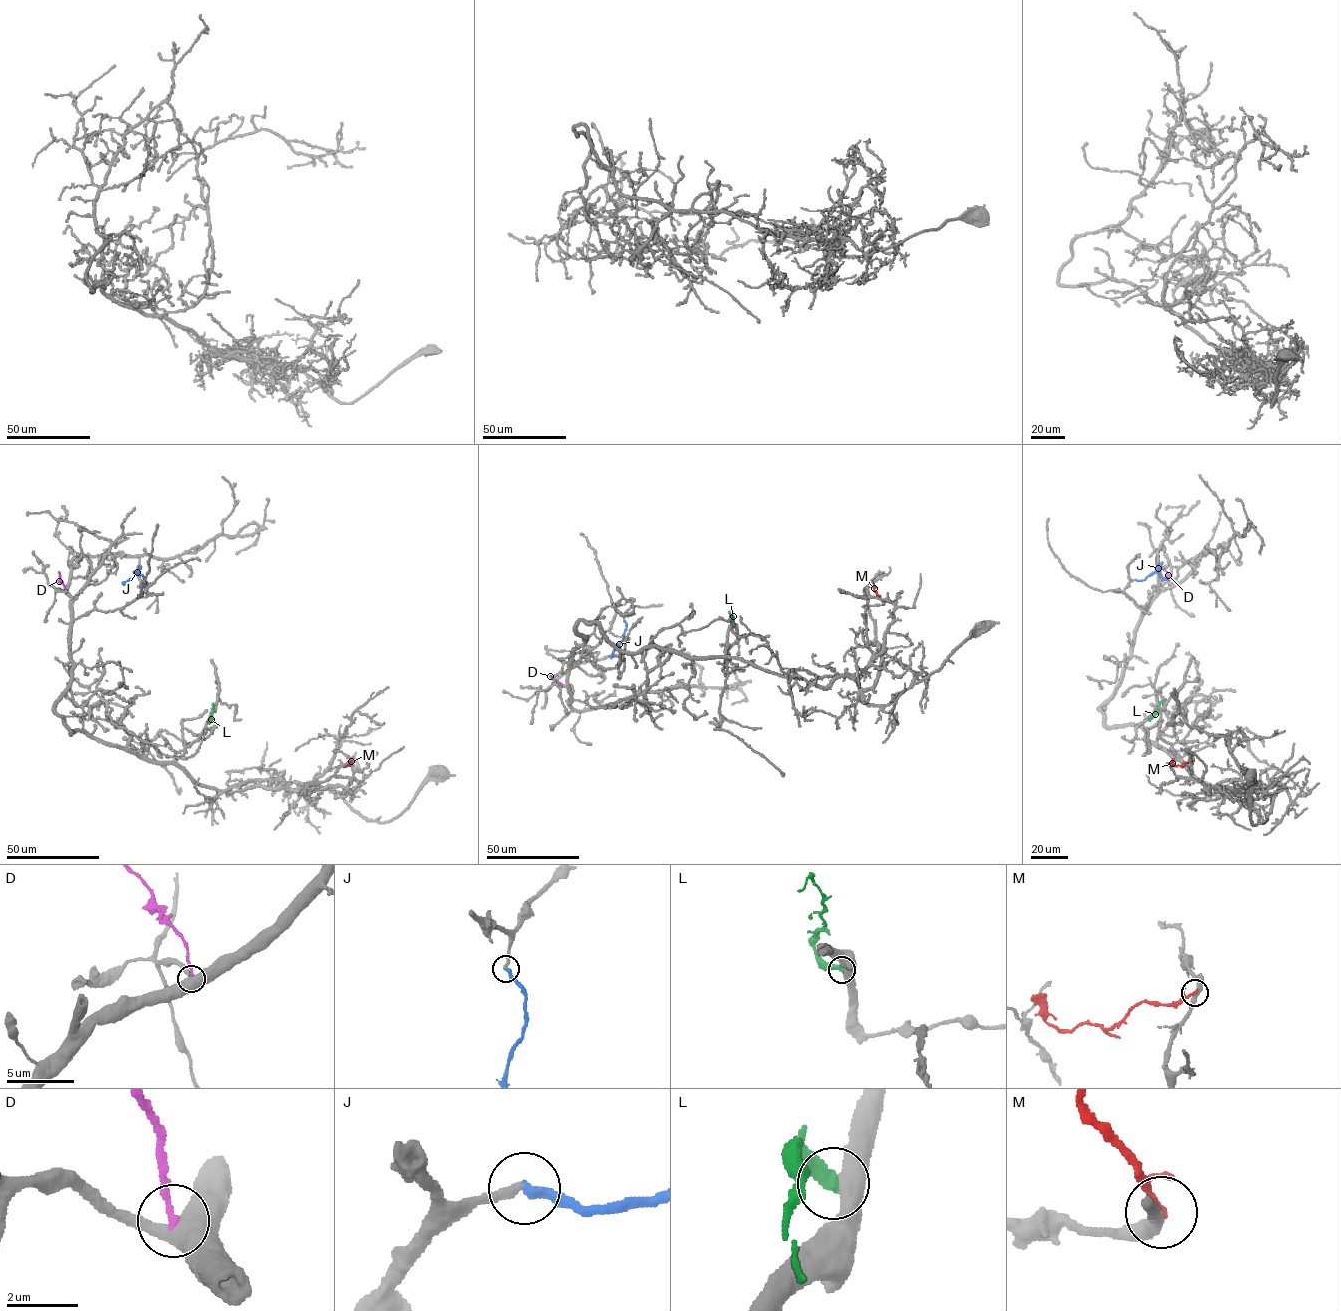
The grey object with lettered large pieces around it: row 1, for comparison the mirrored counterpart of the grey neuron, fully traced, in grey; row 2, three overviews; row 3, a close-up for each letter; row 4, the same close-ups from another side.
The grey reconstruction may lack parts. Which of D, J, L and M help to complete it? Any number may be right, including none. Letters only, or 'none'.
J

